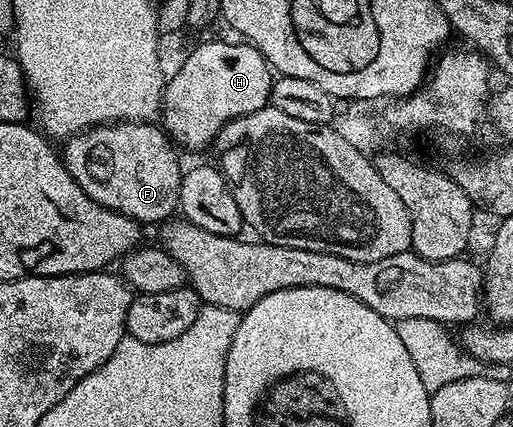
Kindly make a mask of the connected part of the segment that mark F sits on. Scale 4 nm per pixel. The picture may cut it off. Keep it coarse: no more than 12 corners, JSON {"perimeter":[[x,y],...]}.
{"perimeter":[[156,123],[76,132],[65,169],[142,226],[178,211],[183,167]]}

